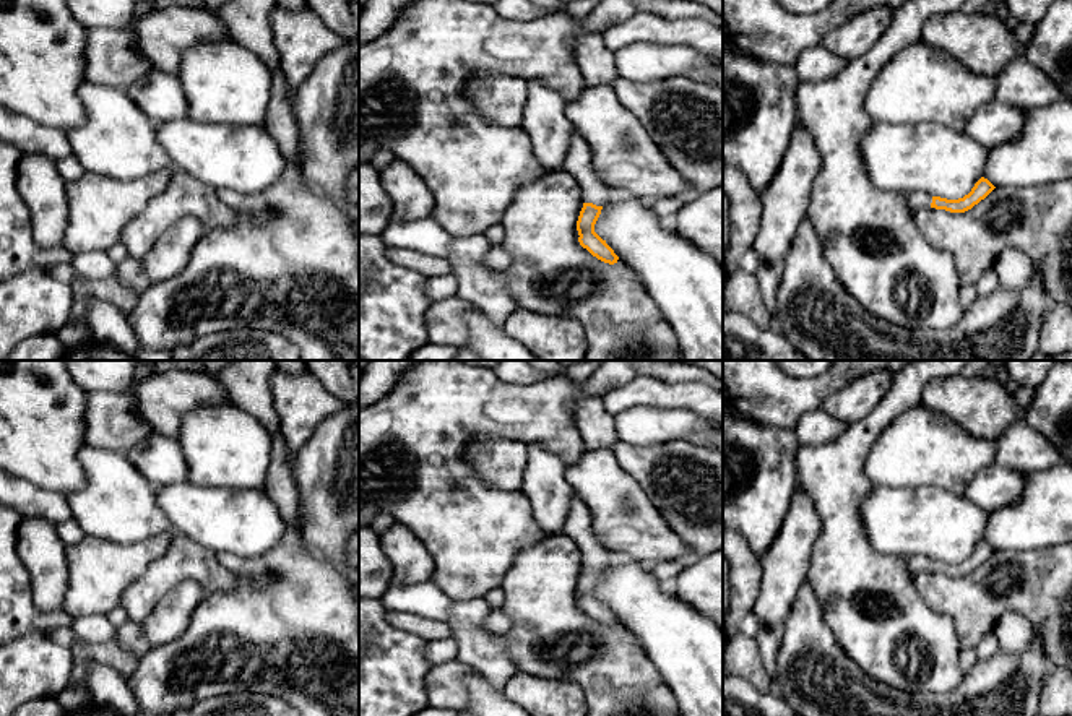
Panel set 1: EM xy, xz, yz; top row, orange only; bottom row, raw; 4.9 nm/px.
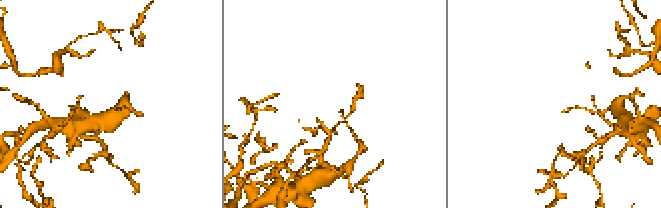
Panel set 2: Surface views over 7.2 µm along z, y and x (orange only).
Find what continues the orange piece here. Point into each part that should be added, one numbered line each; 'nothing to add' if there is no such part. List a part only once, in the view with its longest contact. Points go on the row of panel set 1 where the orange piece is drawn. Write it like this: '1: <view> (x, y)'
1: xz (577, 163)

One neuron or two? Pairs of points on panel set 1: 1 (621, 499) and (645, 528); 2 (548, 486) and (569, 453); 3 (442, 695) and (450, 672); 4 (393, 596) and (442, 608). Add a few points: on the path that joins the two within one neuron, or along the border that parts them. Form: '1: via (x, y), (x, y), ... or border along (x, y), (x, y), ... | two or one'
1: via (622, 505), (639, 521) | one
2: border along (530, 444), (540, 444), (553, 450), (567, 466) | two
3: via (445, 690), (449, 677) | one
4: via (405, 598), (431, 601) | one

